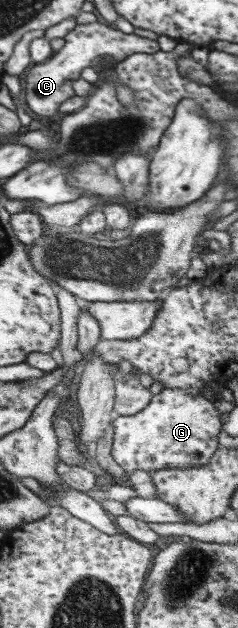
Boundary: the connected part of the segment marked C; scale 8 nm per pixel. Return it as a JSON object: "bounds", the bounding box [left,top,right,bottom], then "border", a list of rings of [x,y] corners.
{"bounds":[24,22,159,115],"border":[[[98,22],[75,24],[63,37],[62,48],[56,50],[50,59],[36,63],[26,75],[24,85],[27,106],[38,115],[54,115],[62,101],[72,97],[71,81],[79,78],[84,67],[98,65],[98,59],[110,57],[114,61],[122,61],[133,53],[154,53],[159,50],[158,43],[132,33],[123,33],[108,24]]]}

